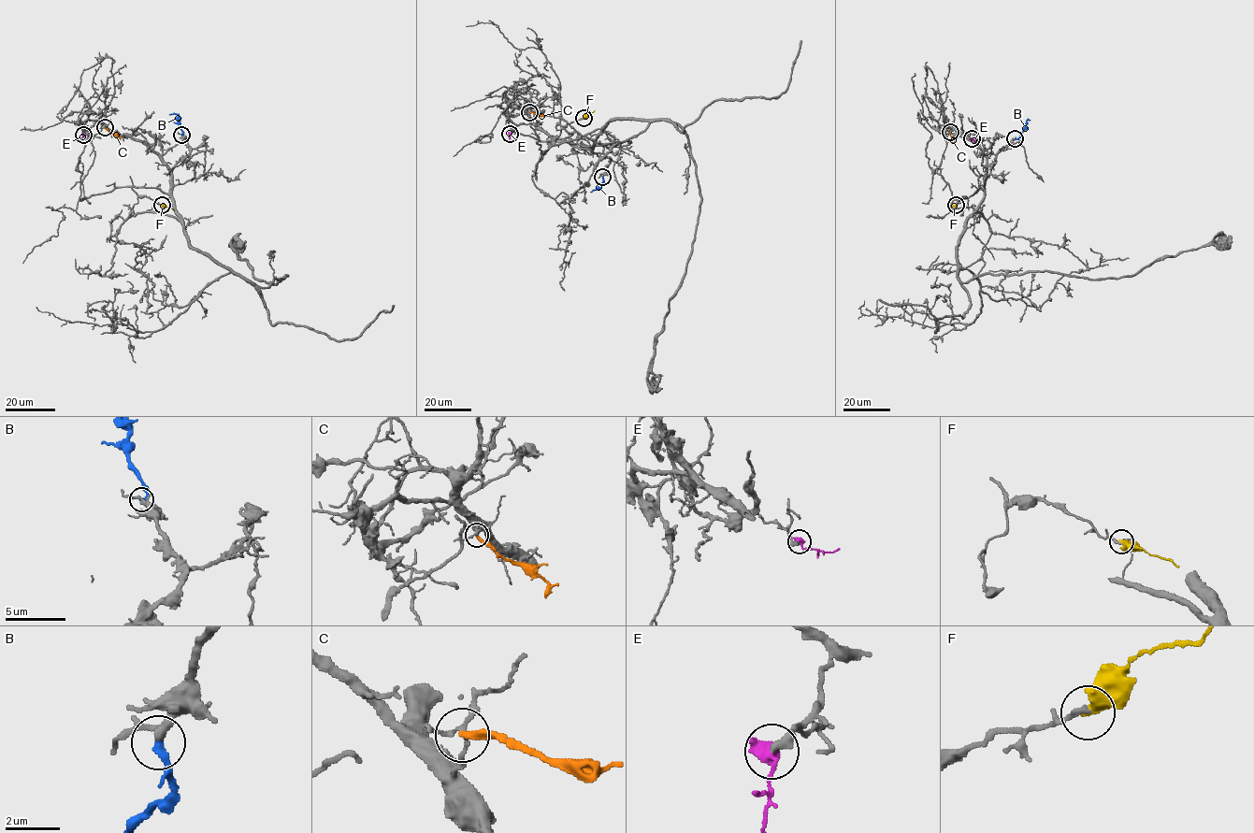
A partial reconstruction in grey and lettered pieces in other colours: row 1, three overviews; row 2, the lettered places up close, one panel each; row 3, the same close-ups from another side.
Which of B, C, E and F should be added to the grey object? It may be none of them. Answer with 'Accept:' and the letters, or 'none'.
Accept: B

